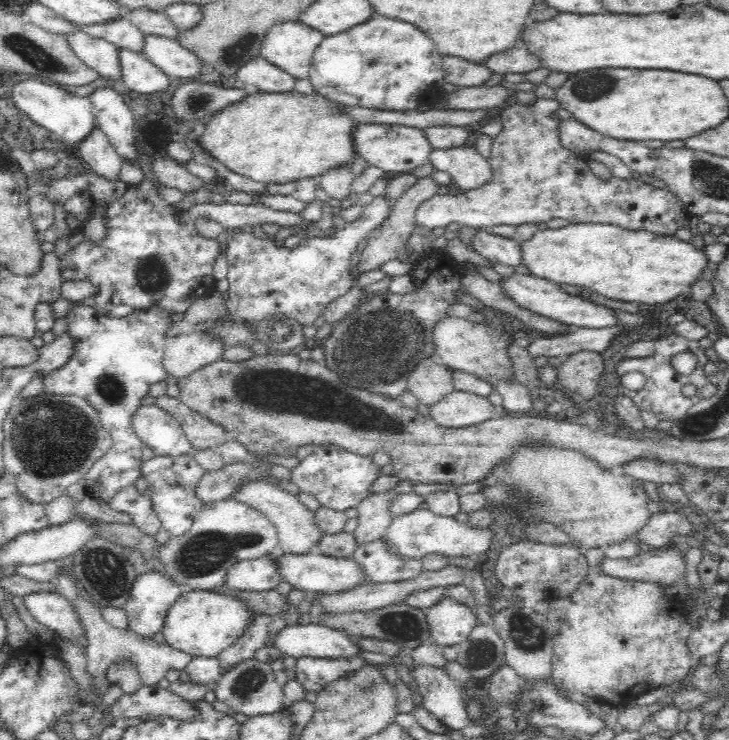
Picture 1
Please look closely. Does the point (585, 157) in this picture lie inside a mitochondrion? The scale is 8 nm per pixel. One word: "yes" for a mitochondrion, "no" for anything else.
no

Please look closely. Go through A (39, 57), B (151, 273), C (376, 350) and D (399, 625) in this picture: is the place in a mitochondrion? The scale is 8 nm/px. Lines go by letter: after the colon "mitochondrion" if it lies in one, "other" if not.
A: mitochondrion
B: mitochondrion
C: mitochondrion
D: mitochondrion

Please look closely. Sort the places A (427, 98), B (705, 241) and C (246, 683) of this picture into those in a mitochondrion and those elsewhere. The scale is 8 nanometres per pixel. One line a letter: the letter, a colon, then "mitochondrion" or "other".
A: other
B: other
C: mitochondrion

